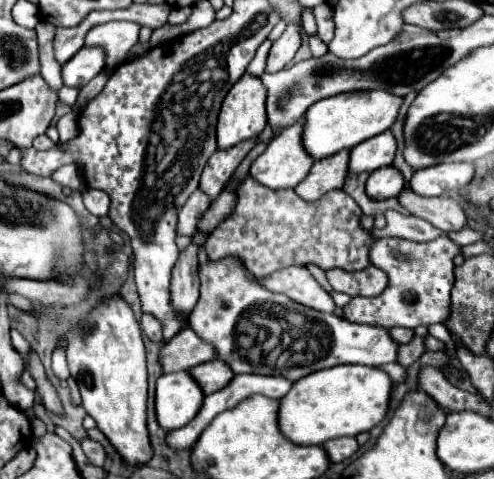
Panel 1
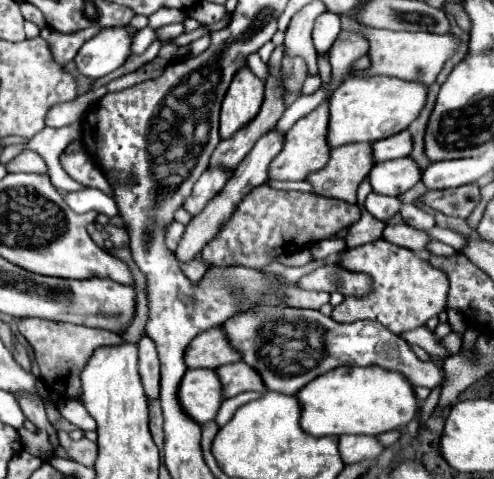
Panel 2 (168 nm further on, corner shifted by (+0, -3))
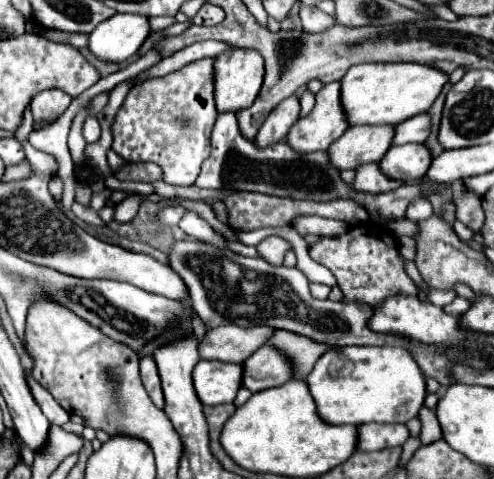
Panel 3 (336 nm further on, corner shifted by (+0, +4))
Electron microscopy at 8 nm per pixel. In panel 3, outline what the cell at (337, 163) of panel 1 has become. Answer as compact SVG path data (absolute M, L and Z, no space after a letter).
M352 125L334 145L328 149L330 163L344 171L356 169L358 165L380 161L392 147L394 127L392 125Z

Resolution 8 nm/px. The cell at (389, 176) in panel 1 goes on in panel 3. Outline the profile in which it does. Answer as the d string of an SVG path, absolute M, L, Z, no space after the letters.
M426 145L390 147L390 151L380 161L380 167L388 177L406 183L422 179L430 165L432 165L432 153Z

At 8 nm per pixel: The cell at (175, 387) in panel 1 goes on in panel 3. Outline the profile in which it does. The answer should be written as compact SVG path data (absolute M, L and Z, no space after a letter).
M198 361L194 367L194 387L204 405L232 403L242 383L244 365L224 361Z

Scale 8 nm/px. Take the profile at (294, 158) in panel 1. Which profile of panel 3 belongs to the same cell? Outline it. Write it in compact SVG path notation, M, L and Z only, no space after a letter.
M328 83L316 93L312 113L292 125L286 141L298 153L326 151L348 127L340 101L340 83Z

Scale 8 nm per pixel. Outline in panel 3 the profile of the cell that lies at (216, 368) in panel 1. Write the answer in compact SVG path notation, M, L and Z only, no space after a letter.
M272 345L260 347L244 361L244 387L252 393L284 385L290 379L294 379L290 357Z

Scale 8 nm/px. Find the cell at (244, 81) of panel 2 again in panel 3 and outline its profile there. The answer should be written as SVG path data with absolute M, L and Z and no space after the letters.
M226 49L220 53L214 65L214 101L220 113L224 111L240 111L254 103L264 77L264 59L258 51L252 49Z

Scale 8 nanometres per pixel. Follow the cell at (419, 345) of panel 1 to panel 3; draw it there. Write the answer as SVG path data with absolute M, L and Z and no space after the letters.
M456 295L456 299L454 299L450 305L446 305L446 307L444 307L444 311L446 311L446 313L450 313L450 315L462 315L462 313L466 313L468 309L470 309L468 299L458 297L458 295Z

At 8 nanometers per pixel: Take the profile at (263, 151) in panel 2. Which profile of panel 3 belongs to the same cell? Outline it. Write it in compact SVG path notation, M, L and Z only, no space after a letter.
M296 95L280 101L280 105L276 105L276 109L272 109L272 113L262 123L262 127L254 139L256 145L264 147L264 145L272 145L272 143L286 139L290 127L298 119L298 113L300 113L300 101Z

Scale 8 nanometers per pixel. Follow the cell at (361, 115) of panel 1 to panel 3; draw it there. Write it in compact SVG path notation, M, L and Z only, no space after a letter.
M420 63L354 65L352 69L348 69L348 73L342 79L342 103L350 125L398 125L418 113L426 113L446 83L448 83L448 75L444 71Z

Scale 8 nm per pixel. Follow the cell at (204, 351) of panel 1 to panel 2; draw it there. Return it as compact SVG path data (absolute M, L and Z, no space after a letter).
M220 328L200 332L184 352L186 368L218 368L222 364L238 362L240 354L228 344Z

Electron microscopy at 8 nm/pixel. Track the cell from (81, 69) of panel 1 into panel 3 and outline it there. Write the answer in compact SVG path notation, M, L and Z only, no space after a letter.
M116 13L90 33L90 51L102 61L122 63L138 53L148 35L150 23L146 17Z

